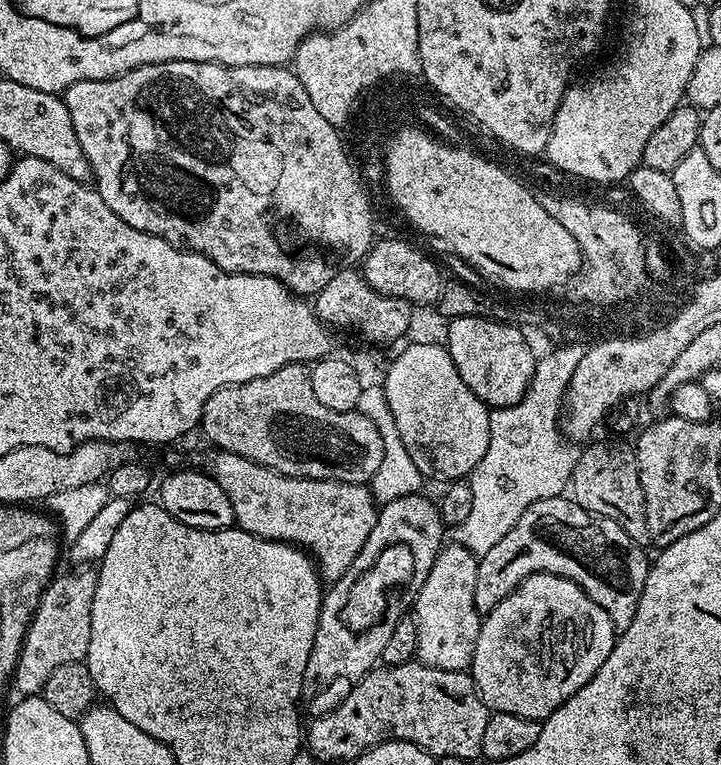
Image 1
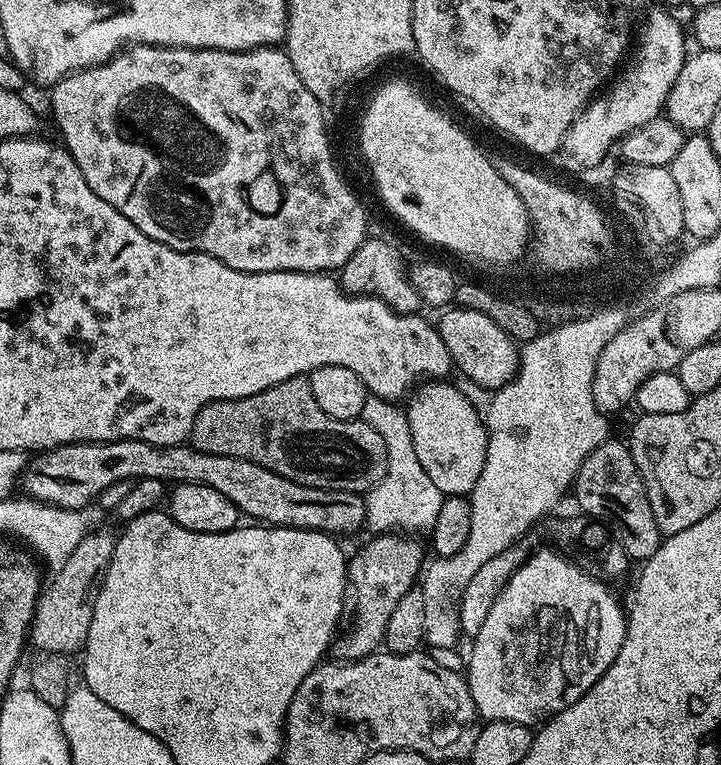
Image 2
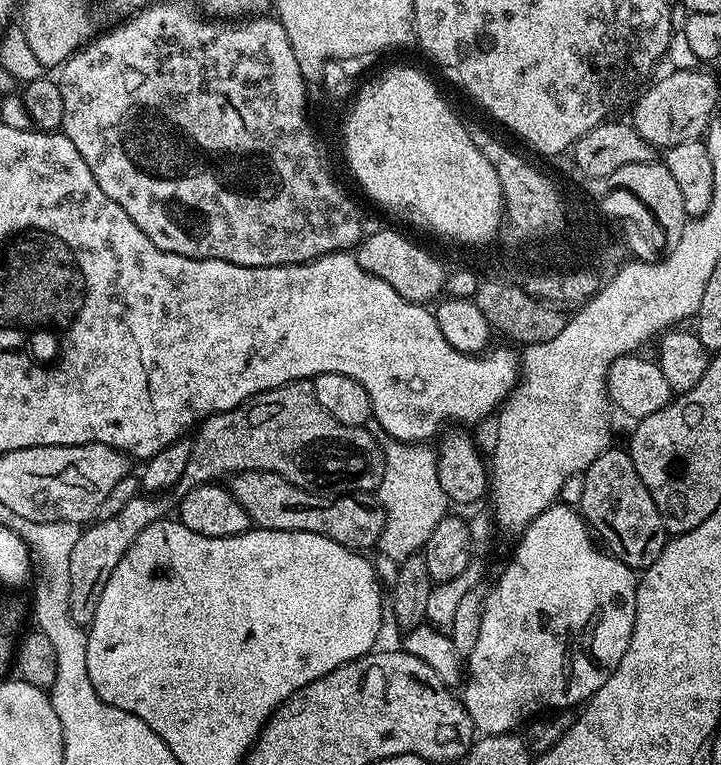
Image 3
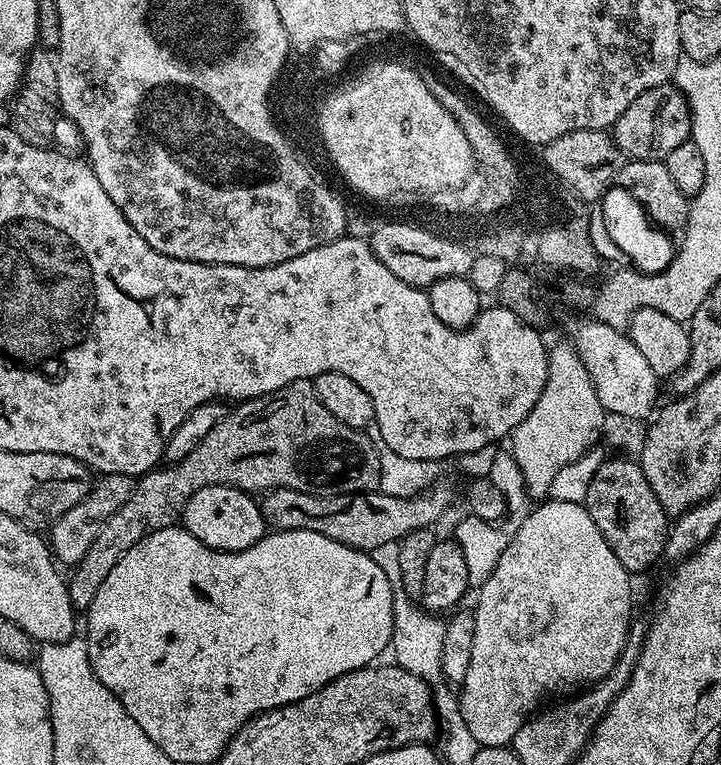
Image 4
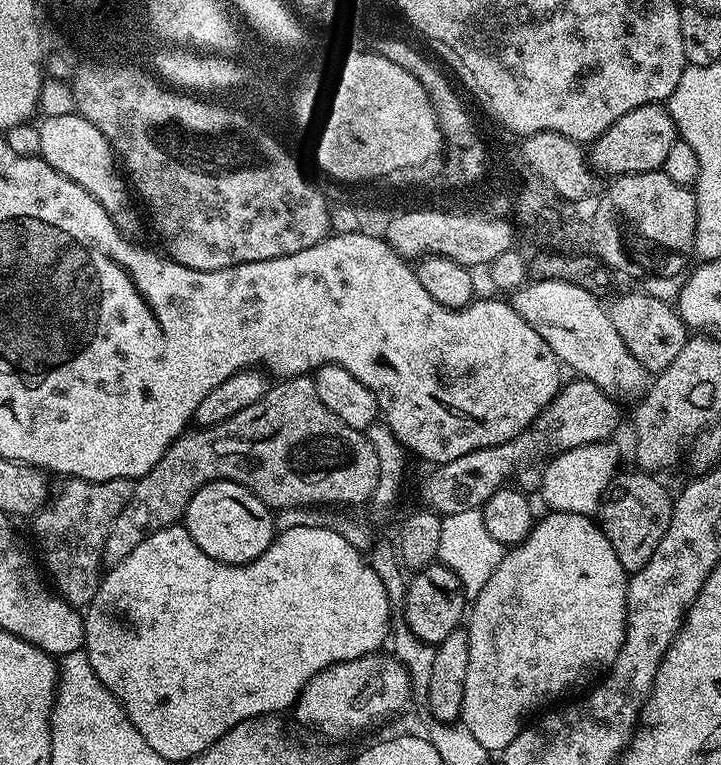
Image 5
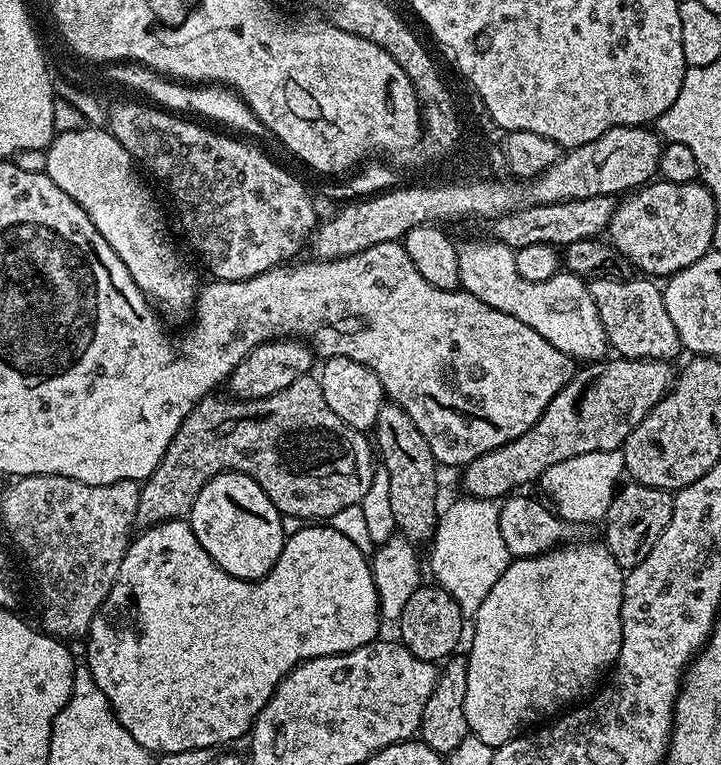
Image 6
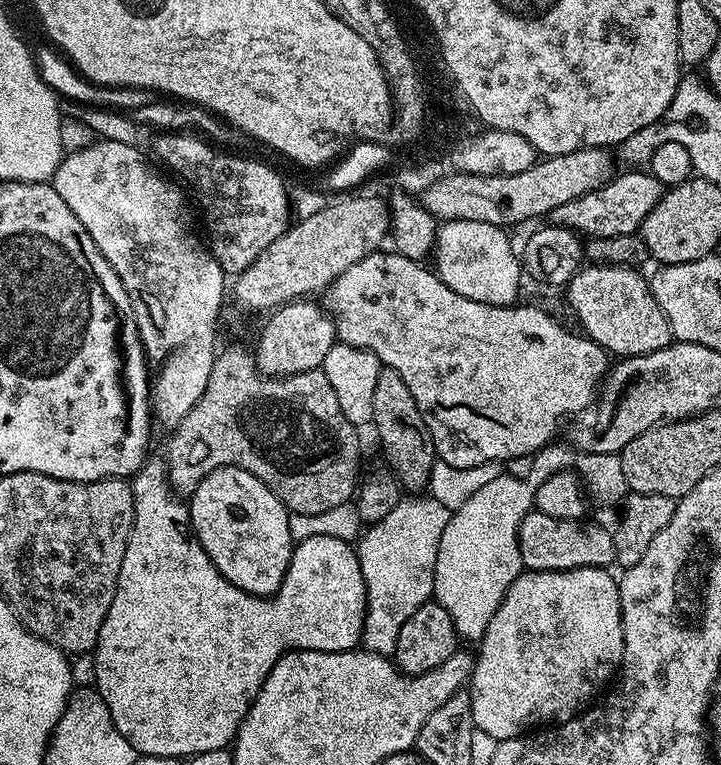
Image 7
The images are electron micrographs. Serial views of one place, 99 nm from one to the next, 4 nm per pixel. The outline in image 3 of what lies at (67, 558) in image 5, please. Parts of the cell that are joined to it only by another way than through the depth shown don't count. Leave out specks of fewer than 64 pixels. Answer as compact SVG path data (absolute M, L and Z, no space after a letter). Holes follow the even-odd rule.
M129 474L122 478L122 482L114 482L110 494L103 500L98 513L99 520L87 525L74 542L73 551L70 553L70 602L68 603L68 615L75 624L87 626L94 618L94 610L98 610L98 598L102 594L102 586L114 574L115 566L122 560L129 546L133 544L138 534L146 525L152 525L154 521L163 519L169 512L168 499L162 494L139 494L138 480L135 475Z

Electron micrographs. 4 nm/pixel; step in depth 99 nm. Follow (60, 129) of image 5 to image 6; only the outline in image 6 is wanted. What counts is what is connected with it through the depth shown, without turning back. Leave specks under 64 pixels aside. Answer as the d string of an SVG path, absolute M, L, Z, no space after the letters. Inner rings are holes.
M86 126L82 130L57 132L44 158L43 171L48 173L54 186L66 190L66 194L86 210L98 234L110 242L114 254L118 254L126 270L130 270L130 278L134 278L138 290L142 290L165 317L187 317L198 295L196 272L184 264L175 246L168 241L160 225L160 208L151 190L144 185L145 177L138 171L126 146L122 146L107 127Z

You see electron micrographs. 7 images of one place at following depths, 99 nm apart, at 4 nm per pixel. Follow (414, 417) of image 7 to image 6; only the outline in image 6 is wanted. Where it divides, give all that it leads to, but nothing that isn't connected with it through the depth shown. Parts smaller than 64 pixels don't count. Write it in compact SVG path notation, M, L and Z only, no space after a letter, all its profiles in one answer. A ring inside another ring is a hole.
M386 402L378 414L378 422L374 429L374 444L378 449L378 460L383 471L384 468L388 471L384 472L389 482L389 506L393 512L395 527L405 540L431 541L436 534L438 519L438 507L436 508L438 465L430 442L426 442L422 430L418 430L418 426L414 426L410 414L406 414L406 410L402 410L402 406Z

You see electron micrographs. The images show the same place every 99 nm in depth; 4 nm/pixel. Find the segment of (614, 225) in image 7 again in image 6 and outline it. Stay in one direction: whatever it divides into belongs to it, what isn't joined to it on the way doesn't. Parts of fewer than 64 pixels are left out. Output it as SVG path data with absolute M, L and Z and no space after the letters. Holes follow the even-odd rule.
M614 196L562 200L559 204L539 204L533 208L523 208L491 221L491 235L507 248L525 248L531 244L551 244L567 246L570 242L590 240L599 237L607 229L618 200Z

